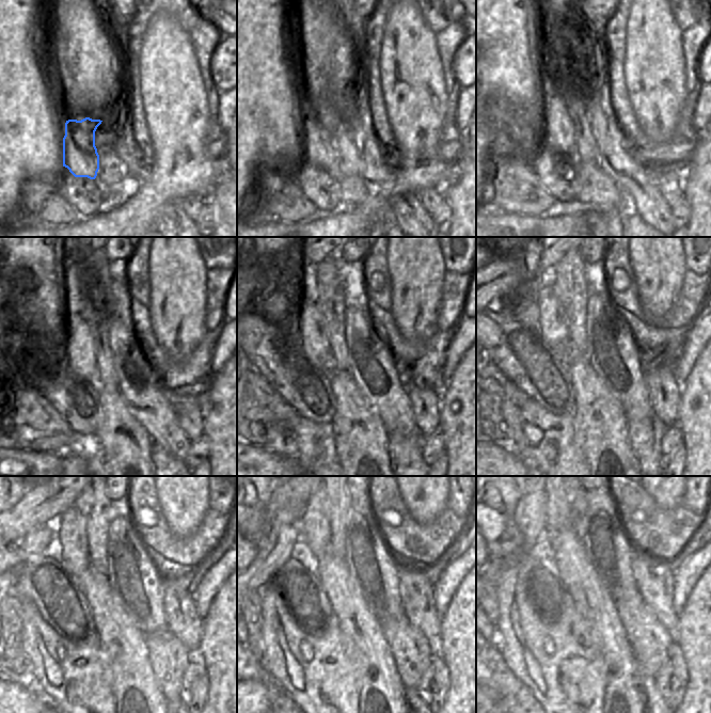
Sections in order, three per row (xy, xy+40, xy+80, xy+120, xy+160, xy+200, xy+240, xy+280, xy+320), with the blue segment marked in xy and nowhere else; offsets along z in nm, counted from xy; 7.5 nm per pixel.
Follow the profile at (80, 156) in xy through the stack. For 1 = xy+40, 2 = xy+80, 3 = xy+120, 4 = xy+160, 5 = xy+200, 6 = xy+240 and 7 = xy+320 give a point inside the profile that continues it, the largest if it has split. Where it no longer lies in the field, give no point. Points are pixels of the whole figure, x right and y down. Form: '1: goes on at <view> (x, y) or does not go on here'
1: goes on at xy+40 (318, 126)
2: goes on at xy+80 (558, 128)
3: goes on at xy+120 (77, 342)
4: goes on at xy+160 (316, 347)
5: goes on at xy+200 (552, 299)
6: goes on at xy+240 (76, 537)
7: goes on at xy+320 (558, 516)

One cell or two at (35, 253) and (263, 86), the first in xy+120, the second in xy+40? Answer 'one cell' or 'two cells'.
one cell

